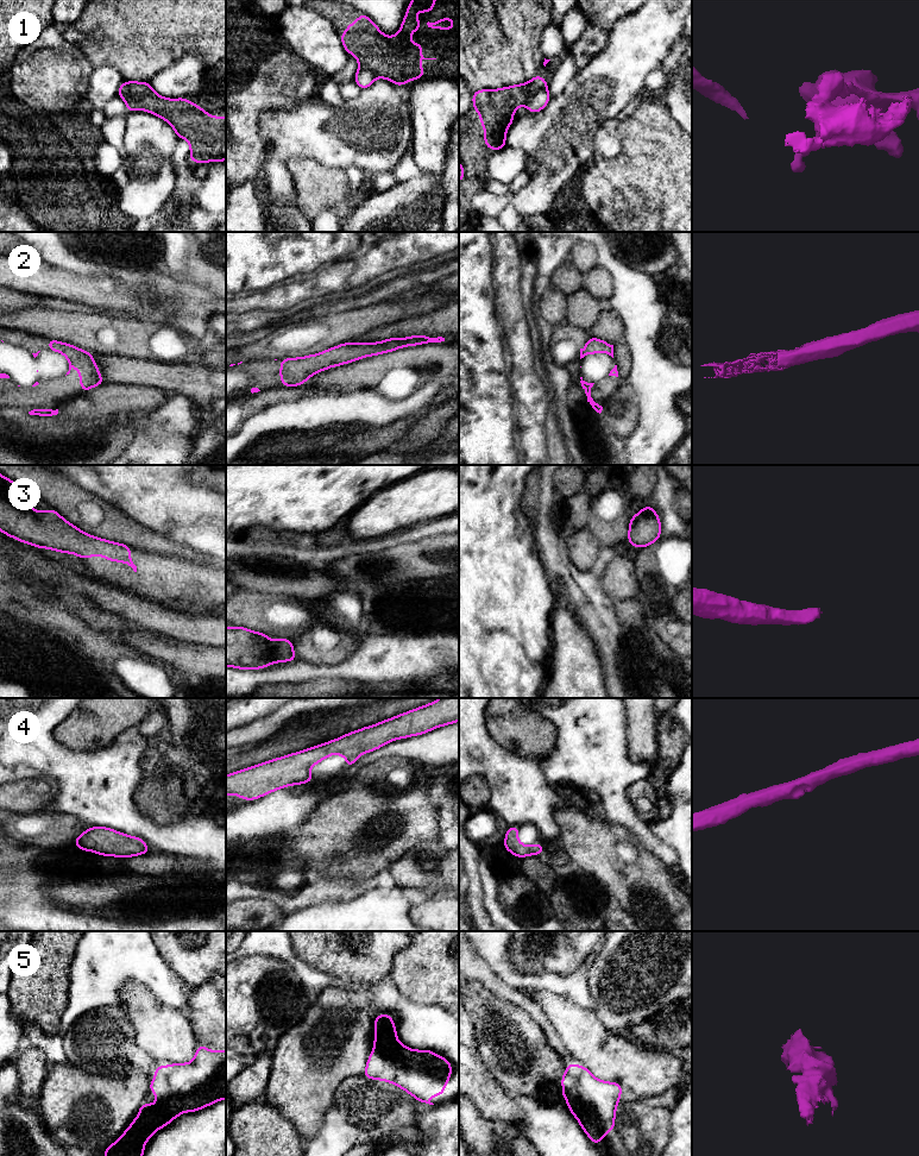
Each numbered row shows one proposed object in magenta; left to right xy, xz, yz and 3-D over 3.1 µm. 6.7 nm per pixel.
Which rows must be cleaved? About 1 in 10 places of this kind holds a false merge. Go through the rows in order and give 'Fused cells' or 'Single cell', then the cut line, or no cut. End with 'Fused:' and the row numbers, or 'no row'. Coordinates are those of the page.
1: Fused cells. Split along yz (546, 87), (537, 90), (526, 104)
2: Single cell. No split
3: Single cell. No split
4: Single cell. No split
5: Single cell. No split
Fused: 1

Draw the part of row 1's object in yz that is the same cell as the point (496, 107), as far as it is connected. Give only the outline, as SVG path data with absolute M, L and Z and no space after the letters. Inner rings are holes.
M537 75L523 84L472 93L472 106L480 114L480 125L486 128L485 146L495 152L506 146L505 134L514 121L515 109L527 105L534 94L547 87L546 80Z

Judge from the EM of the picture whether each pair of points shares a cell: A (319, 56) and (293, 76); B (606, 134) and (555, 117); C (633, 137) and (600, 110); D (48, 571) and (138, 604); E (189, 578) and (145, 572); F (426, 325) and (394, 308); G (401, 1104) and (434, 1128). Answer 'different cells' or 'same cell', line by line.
A: different cells
B: different cells
C: different cells
D: same cell
E: same cell
F: different cells
G: different cells

